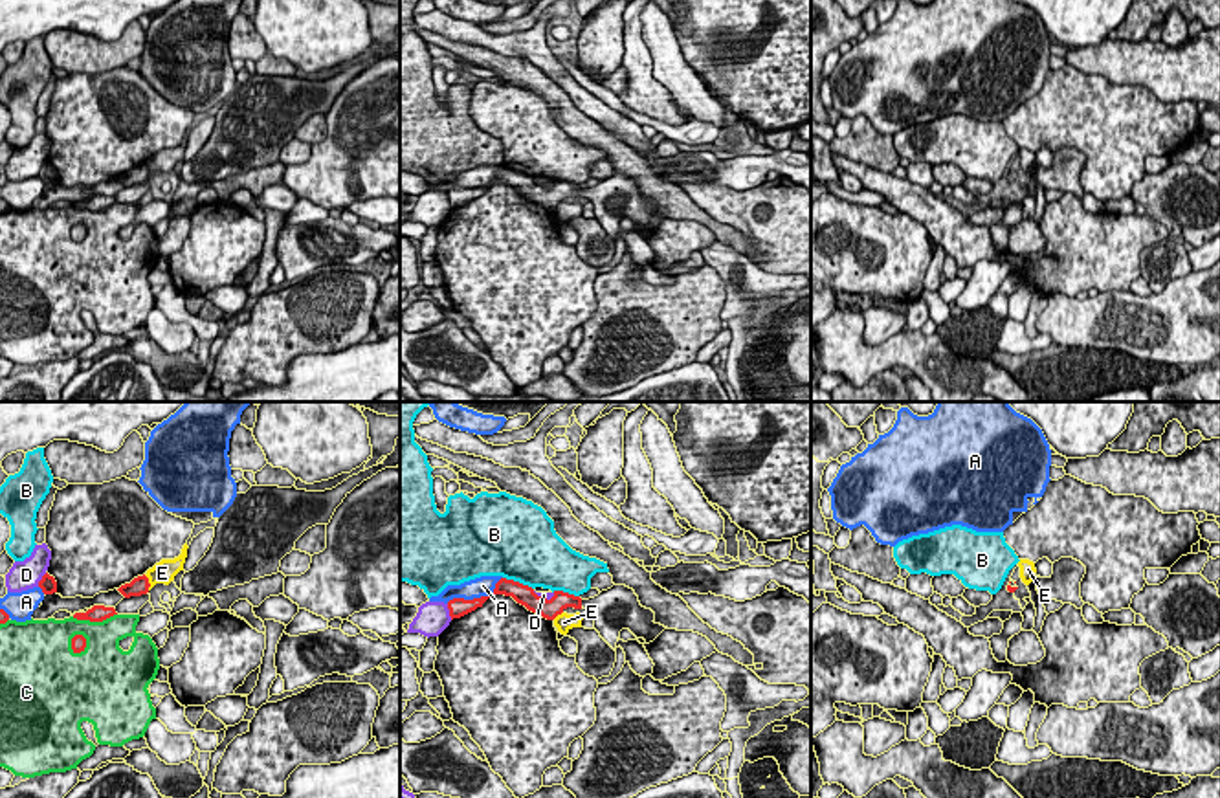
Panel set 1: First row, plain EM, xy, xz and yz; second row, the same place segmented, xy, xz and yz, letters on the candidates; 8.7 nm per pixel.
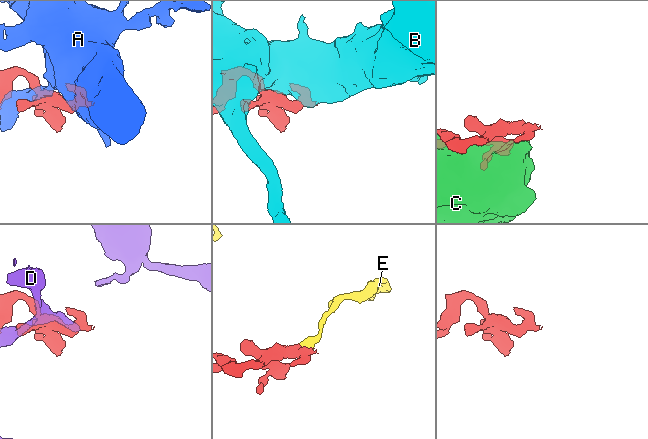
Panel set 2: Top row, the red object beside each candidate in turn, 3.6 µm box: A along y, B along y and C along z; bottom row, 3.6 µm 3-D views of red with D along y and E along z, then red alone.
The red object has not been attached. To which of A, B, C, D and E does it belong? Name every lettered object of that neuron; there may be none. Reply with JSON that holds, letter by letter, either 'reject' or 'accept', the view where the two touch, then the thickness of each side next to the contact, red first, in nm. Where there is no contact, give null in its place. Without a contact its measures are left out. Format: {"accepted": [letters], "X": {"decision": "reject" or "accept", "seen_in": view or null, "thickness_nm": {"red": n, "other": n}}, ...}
{"accepted": [], "A": {"decision": "reject", "seen_in": "xz", "thickness_nm": {"red": 160, "other": 170}}, "B": {"decision": "reject", "seen_in": "xz", "thickness_nm": {"red": 170, "other": 500}}, "C": {"decision": "reject", "seen_in": "xy", "thickness_nm": {"red": 130, "other": 480}}, "D": {"decision": "reject", "seen_in": "xz", "thickness_nm": {"red": 160, "other": 280}}, "E": {"decision": "reject", "seen_in": "xy", "thickness_nm": {"red": 160, "other": 190}}}

